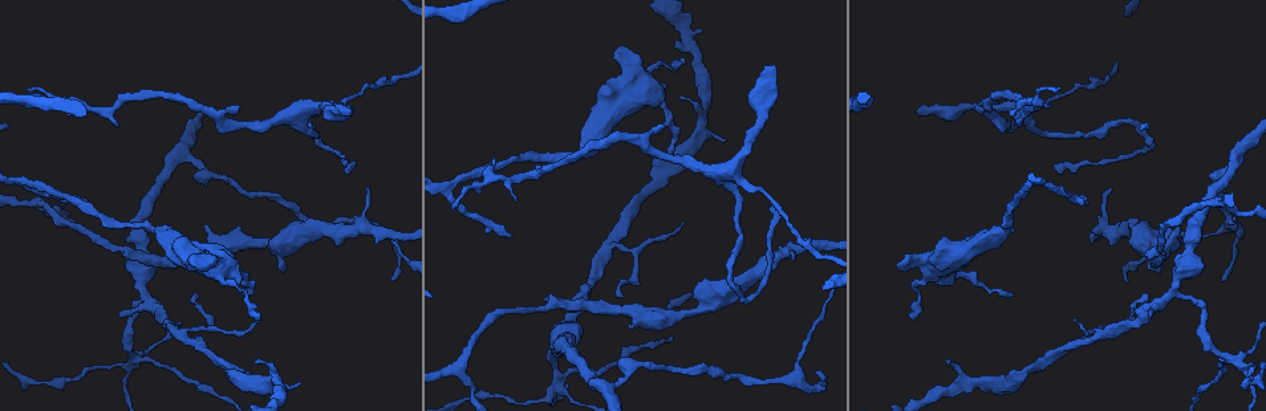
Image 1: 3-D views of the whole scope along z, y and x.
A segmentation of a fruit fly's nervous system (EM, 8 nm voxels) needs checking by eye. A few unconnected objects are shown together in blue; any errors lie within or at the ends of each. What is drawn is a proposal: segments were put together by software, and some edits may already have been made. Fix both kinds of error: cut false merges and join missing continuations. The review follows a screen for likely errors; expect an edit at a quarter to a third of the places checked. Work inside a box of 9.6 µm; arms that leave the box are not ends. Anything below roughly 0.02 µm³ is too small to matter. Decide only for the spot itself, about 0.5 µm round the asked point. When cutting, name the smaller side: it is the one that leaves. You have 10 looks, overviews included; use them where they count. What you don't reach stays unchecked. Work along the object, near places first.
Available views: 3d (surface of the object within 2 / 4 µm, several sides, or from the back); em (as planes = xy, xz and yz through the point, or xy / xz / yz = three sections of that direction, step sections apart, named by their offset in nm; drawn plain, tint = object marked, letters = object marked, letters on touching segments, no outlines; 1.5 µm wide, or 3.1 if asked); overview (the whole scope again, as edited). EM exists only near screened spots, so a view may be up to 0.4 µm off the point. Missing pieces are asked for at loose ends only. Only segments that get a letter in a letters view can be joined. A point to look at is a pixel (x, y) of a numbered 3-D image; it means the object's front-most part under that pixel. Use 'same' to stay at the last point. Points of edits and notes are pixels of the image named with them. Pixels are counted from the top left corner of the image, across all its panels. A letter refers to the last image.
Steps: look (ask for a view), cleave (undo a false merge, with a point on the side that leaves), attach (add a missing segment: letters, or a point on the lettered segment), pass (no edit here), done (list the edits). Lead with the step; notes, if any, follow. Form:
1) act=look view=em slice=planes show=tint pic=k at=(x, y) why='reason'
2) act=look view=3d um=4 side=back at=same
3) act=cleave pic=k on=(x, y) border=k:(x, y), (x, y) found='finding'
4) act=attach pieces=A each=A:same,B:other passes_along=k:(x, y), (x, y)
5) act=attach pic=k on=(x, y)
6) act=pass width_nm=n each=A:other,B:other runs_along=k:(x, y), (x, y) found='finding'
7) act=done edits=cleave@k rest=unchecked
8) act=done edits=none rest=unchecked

act=look view=3d um=2 pic=1 at=(495, 160) why='thin end'

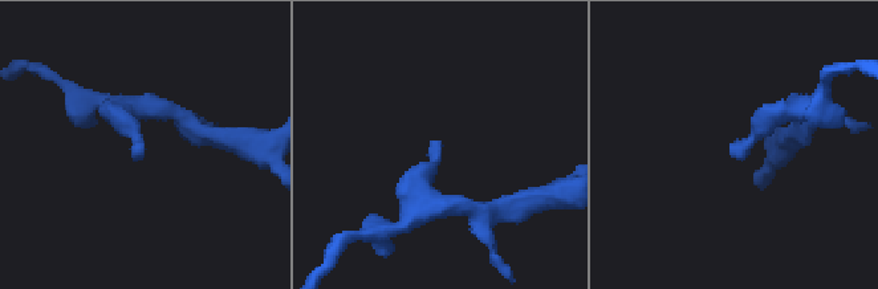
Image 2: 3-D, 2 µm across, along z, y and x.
act=look view=em slice=xz step=4 show=letters pic=2 at=(433, 144) why='now the EM'

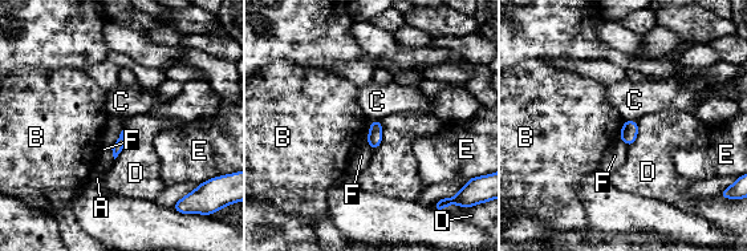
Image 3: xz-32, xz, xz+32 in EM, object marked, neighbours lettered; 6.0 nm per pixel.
act=pass each=A:other,B:other,C:other,D:other,E:other,F:other found='no lettered segment goes on from it'

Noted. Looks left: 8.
act=look view=3d um=2 pic=1 at=(685, 60) why='branch stops here'

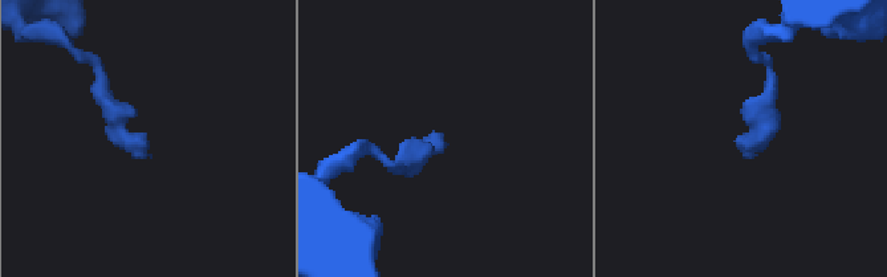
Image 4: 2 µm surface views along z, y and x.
act=look view=em slice=xz step=8 show=letters pic=4 at=(439, 147)

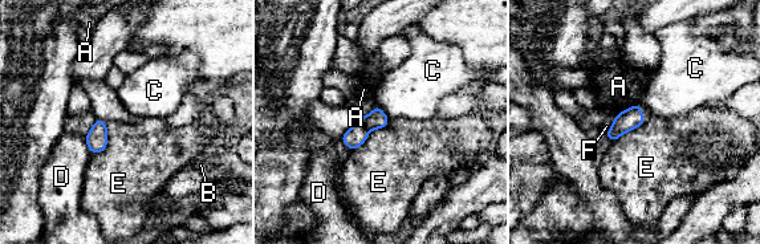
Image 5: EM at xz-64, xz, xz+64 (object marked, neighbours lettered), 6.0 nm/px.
act=pass longest_contact=E:280nm each=A:other,B:other,C:other,D:other,E:other,F:other border=5:(389, 122), (373, 129), (352, 150) found='no lettered segment goes on from it'

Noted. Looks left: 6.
act=look view=em slice=planes show=letters pic=1 at=(698, 138) why='thick turns thin'

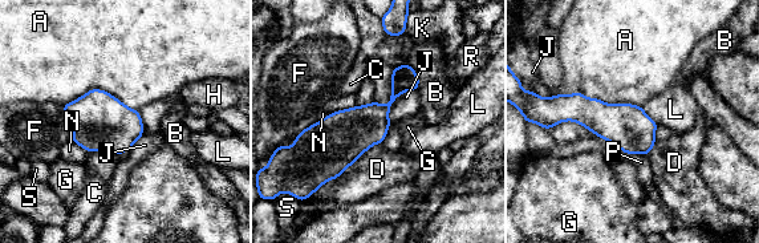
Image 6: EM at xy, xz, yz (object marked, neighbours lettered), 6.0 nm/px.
act=pass width_nm=120 longest_contact=A:500nm each=A:other,B:other,C:other,D:other,F:other,G:other,H:other,J:other,K:other,L:other,N:other,P:other,R:other,S:other found='all the same cell'

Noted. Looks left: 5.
act=look view=em slice=xy step=8 show=letters pic=1 at=(1087, 200) why='branch stops here'

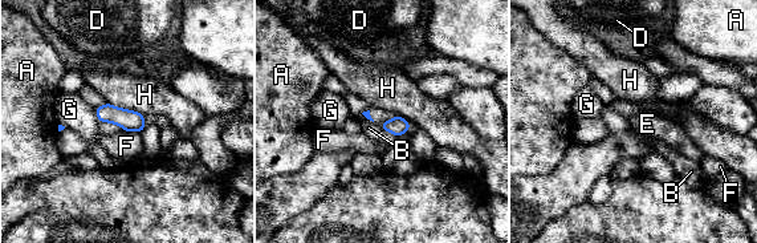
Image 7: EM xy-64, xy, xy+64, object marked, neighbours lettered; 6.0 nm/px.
act=look view=em slice=planes show=letters at=same why='another direction'

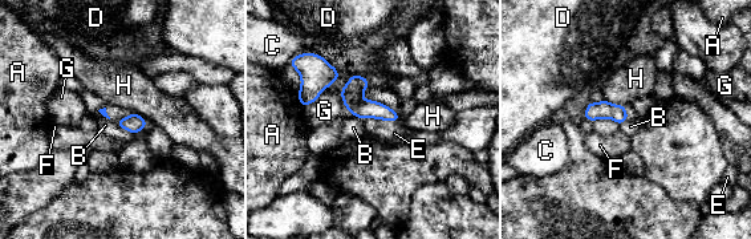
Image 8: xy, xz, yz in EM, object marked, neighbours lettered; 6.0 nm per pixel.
act=attach pieces=E each=A:other,B:other,C:other,D:other,E:same,F:other,G:other,H:other passes_along=8:(352, 93), (381, 118), (394, 133) found='it goes on there'

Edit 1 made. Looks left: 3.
act=done edits=attach@8 rest=unchecked

